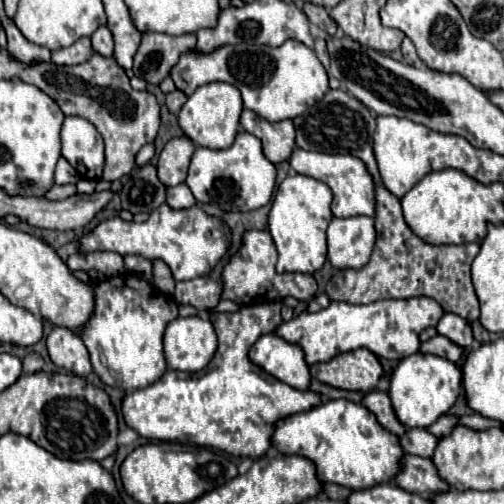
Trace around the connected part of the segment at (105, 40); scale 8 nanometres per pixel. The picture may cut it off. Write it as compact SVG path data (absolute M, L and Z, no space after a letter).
M99 28L93 36L91 36L93 48L95 52L99 52L101 56L113 56L113 36L109 32L109 28Z

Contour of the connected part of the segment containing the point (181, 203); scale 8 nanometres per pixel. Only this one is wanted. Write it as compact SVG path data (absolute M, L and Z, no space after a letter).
M179 184L167 190L167 204L173 210L183 210L183 208L191 208L195 204L195 198L187 188L187 184Z

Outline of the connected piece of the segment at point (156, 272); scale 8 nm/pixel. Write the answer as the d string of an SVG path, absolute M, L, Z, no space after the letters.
M153 260L153 286L163 294L173 296L175 280L173 280L169 266L163 260Z

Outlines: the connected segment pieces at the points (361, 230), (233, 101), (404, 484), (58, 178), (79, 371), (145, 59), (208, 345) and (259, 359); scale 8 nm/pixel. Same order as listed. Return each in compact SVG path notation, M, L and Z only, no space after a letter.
M333 218L327 228L329 262L335 268L361 268L369 262L375 244L373 218Z
M209 82L205 86L199 86L187 102L177 112L179 128L185 132L189 140L193 140L197 146L205 148L229 148L233 144L233 138L239 130L239 114L243 110L241 92L235 86L229 86L225 82Z
M403 454L401 472L395 474L395 484L407 492L415 494L437 494L449 490L449 486L437 476L437 470L429 458Z
M61 158L57 162L57 168L55 168L55 184L59 184L59 186L69 184L69 182L75 184L77 180L79 180L79 174L75 172L75 168L65 158Z
M55 326L47 336L47 352L55 366L65 368L77 376L87 376L91 372L89 352L83 340L65 326Z
M145 32L141 46L135 54L135 64L133 64L135 76L143 78L145 82L159 84L165 76L169 76L169 70L177 64L179 56L195 48L195 42L197 42L195 34L169 36L159 32Z
M201 316L175 318L165 328L163 350L169 368L183 372L203 370L217 350L213 324Z
M275 334L261 336L249 350L249 360L295 390L307 390L311 376L299 346Z

